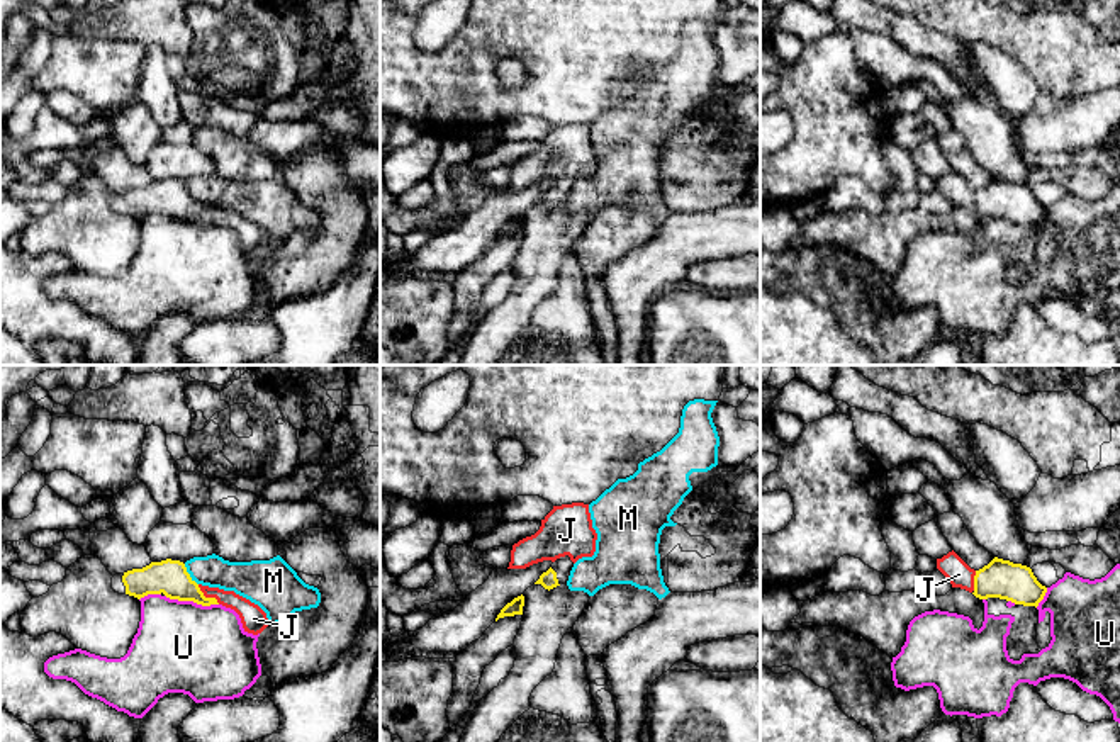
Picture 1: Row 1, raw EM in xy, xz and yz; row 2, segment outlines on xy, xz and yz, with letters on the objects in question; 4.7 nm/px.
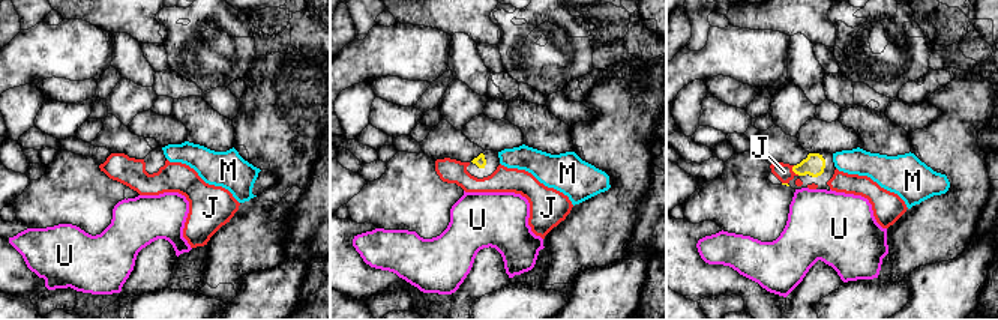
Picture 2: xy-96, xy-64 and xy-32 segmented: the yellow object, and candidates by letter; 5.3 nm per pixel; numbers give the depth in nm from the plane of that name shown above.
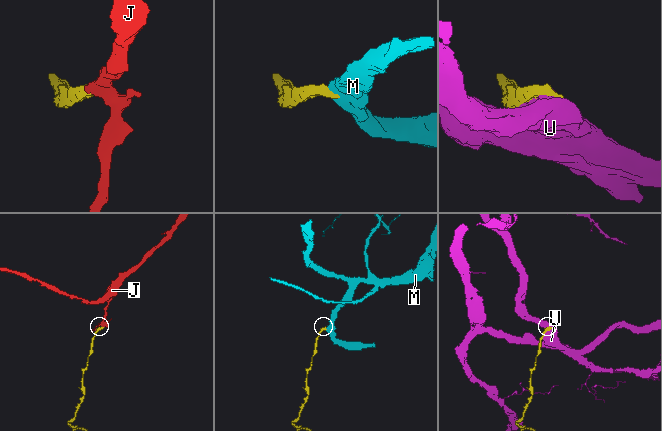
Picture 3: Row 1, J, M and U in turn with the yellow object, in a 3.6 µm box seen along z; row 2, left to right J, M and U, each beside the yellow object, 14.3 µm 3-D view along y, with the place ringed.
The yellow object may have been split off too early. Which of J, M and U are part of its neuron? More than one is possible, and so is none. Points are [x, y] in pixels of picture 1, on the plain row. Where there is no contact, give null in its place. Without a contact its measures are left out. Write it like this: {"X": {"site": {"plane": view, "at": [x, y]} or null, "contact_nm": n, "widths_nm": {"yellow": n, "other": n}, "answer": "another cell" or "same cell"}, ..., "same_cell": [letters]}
{"J": {"site": {"plane": "xy", "at": [207, 218]}, "contact_nm": 140, "widths_nm": {"yellow": 160, "other": 120}, "answer": "same cell"}, "M": {"site": {"plane": "xy", "at": [189, 194]}, "contact_nm": 120, "widths_nm": {"yellow": 160, "other": 150}, "answer": "another cell"}, "U": {"site": {"plane": "xy", "at": [192, 219]}, "contact_nm": 260, "widths_nm": {"yellow": 160, "other": 440}, "answer": "another cell"}, "same_cell": ["J"]}

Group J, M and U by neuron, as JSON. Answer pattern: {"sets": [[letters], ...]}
{"sets": [["J"], ["M"], ["U"]]}

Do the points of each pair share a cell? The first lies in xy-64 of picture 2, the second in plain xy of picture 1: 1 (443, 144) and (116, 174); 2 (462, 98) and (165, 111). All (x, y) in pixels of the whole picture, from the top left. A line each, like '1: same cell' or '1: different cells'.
1: same cell
2: different cells

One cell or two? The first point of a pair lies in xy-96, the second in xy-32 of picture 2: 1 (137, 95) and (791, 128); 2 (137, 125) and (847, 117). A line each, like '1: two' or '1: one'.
1: one
2: two

